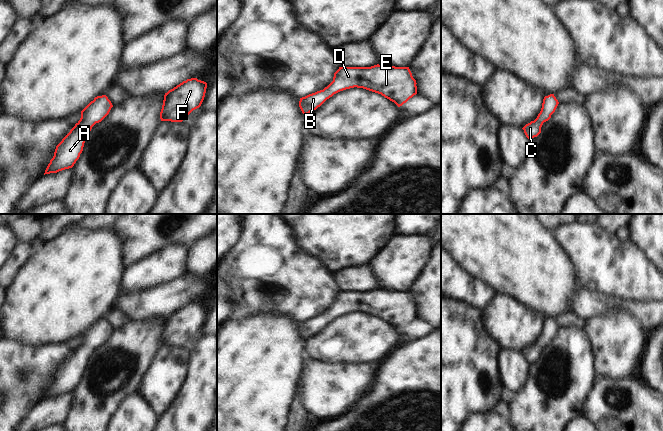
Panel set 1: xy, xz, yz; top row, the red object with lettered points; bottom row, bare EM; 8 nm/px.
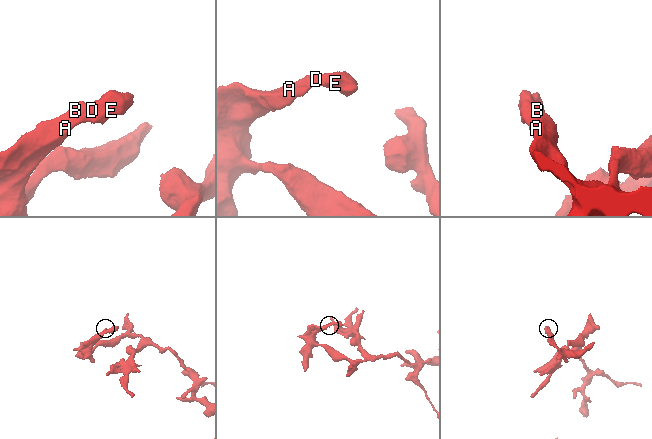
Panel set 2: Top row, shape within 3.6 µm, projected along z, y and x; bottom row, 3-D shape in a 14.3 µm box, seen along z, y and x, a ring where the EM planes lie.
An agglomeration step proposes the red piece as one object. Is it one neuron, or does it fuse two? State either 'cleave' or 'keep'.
keep

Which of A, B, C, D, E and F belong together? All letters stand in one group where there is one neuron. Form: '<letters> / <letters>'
A B C D E F

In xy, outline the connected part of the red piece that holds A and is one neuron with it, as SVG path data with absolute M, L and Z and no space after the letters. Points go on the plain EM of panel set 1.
M106 319L97 320L82 335L81 342L56 370L54 380L45 398L72 392L83 375L84 367L92 351L101 346L113 331Z

